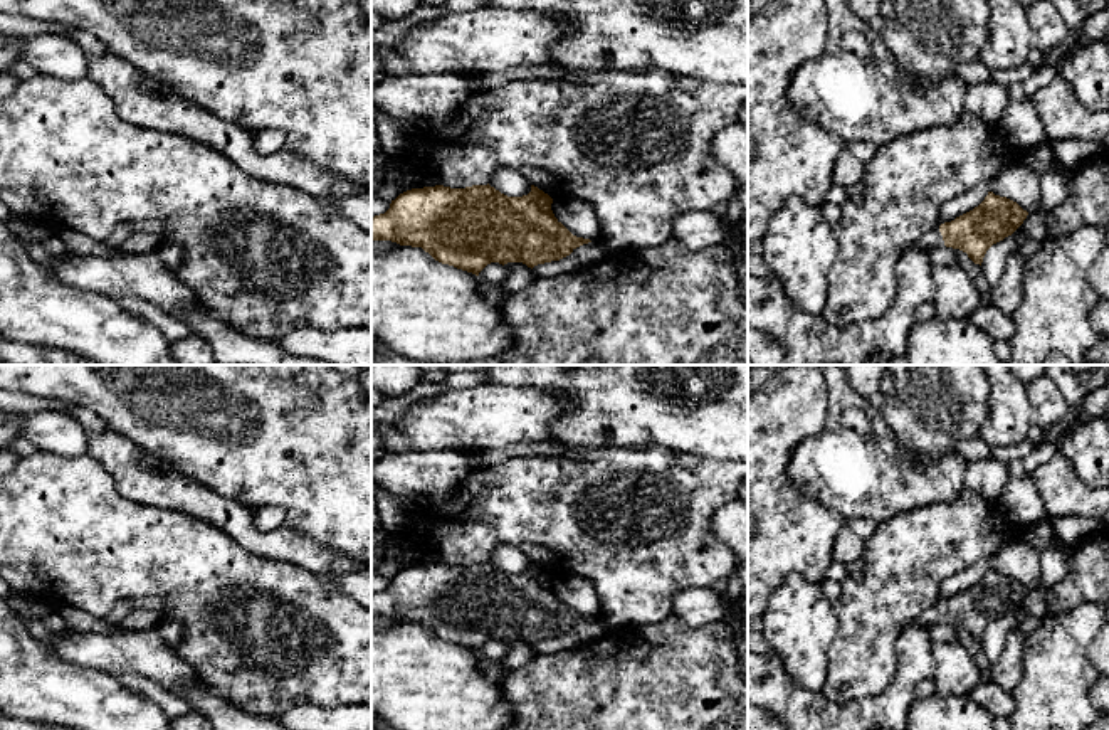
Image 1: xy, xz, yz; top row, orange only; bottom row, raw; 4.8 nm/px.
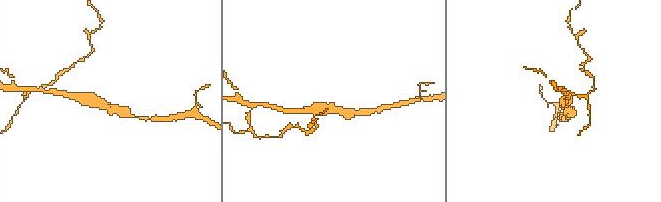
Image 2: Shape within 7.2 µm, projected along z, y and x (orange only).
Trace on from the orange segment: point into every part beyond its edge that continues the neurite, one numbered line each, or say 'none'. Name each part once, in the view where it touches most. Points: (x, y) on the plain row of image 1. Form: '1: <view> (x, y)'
1: yz (933, 616)

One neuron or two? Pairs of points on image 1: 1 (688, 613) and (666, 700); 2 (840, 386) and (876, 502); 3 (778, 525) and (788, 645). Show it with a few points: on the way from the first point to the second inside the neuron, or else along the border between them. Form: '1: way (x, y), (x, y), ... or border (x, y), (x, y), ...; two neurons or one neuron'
1: border (672, 613), (683, 623), (693, 626), (723, 621); two neurons
2: way (834, 414), (837, 460), (851, 473); one neuron
3: border (820, 581), (790, 574), (770, 596), (765, 609); two neurons

